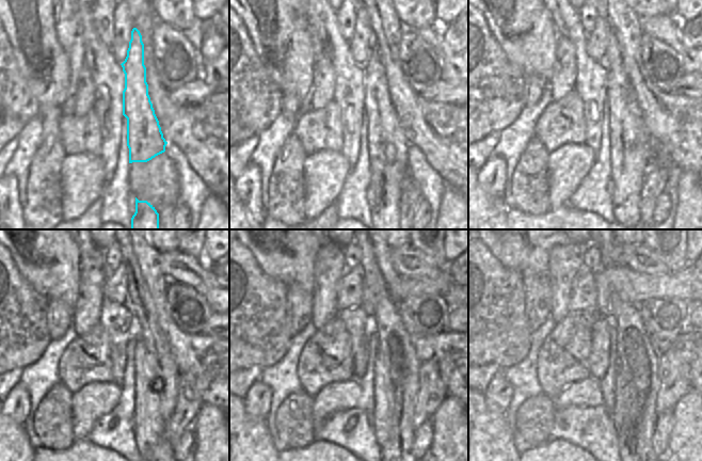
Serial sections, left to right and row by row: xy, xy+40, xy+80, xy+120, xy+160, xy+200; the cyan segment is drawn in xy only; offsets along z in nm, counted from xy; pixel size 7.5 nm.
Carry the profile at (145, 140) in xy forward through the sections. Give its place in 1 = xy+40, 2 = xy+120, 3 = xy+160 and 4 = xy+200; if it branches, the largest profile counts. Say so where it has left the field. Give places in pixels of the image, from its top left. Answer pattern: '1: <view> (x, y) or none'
1: xy+40 (387, 146)
2: xy+120 (148, 423)
3: xy+160 (384, 391)
4: xy+200 (619, 411)

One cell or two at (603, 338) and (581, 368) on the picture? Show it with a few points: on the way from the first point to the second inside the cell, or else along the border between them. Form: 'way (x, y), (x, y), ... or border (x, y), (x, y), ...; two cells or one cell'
border (592, 333), (589, 375); two cells

